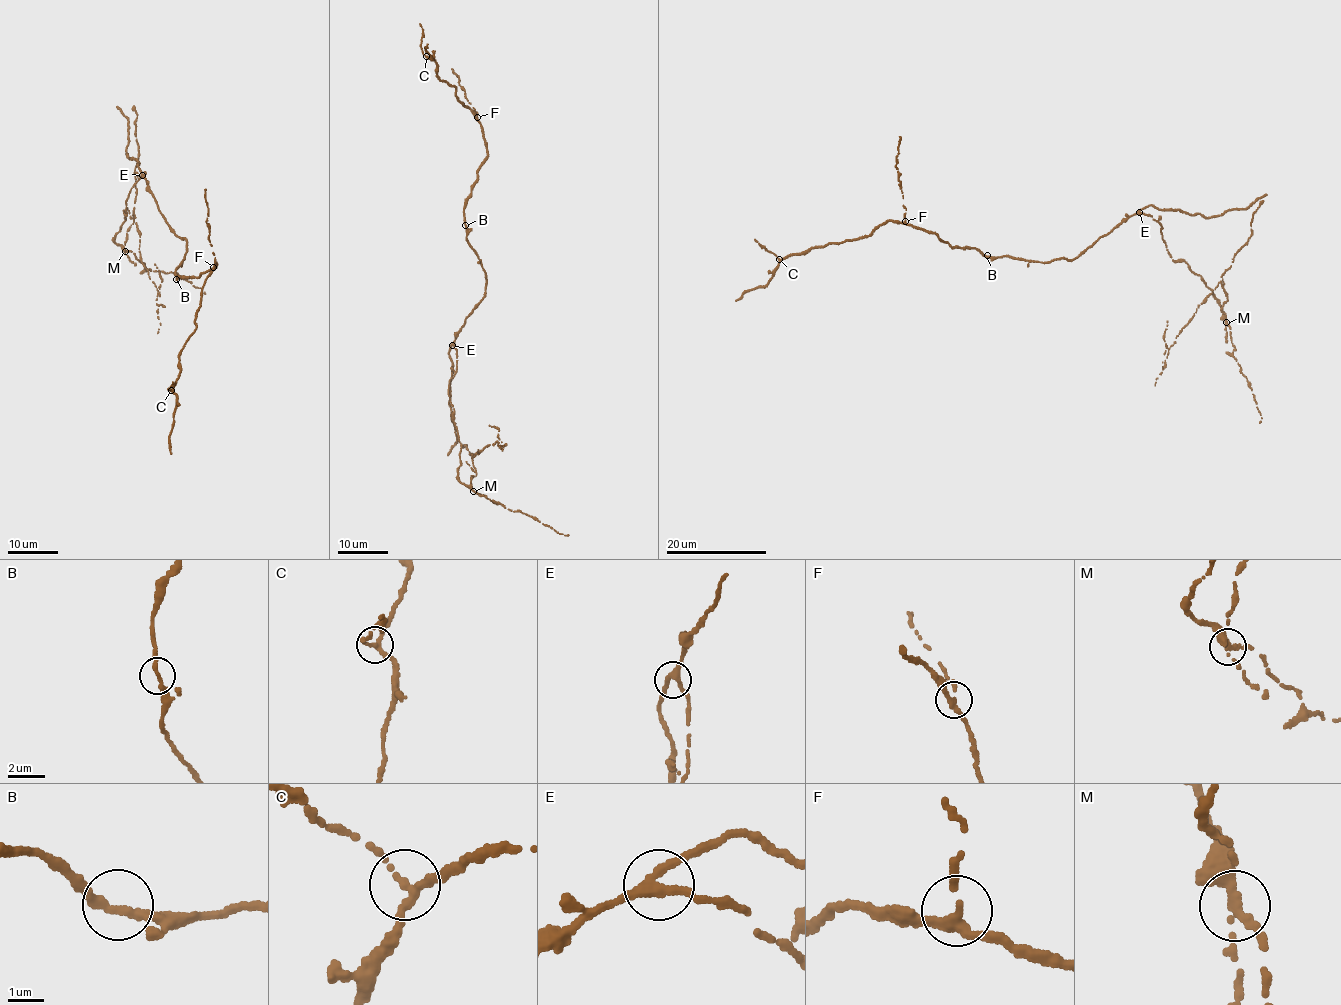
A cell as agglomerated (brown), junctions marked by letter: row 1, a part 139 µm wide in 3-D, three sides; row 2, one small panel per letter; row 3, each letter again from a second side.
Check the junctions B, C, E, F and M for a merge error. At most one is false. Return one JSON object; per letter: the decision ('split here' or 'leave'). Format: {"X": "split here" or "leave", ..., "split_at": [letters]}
{"B": "leave", "C": "leave", "E": "leave", "F": "leave", "M": "split here", "split_at": ["M"]}

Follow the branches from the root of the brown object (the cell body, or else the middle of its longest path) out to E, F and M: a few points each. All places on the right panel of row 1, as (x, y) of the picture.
E: (1085, 250), (1139, 212)
F: (1085, 250), (1072, 260), (1041, 263), (987, 257), (974, 248), (952, 247), (935, 233), (905, 221)
M: (1085, 250), (1134, 213), (1150, 214), (1161, 226), (1163, 242), (1172, 260), (1183, 261), (1212, 290), (1225, 323)

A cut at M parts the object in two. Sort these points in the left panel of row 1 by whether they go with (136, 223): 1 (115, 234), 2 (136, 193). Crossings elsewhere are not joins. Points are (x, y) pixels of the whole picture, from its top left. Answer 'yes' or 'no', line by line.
1: no
2: yes

